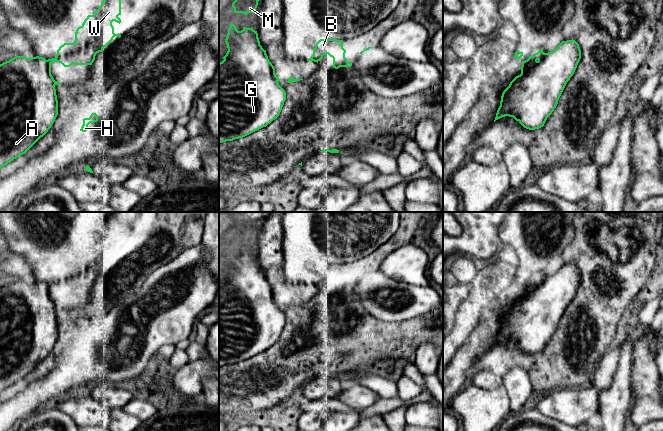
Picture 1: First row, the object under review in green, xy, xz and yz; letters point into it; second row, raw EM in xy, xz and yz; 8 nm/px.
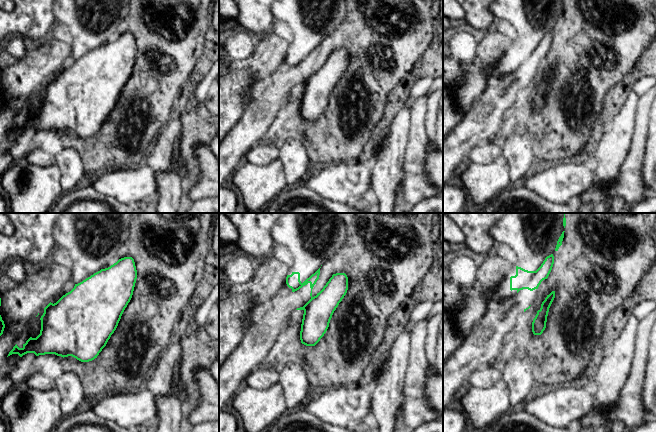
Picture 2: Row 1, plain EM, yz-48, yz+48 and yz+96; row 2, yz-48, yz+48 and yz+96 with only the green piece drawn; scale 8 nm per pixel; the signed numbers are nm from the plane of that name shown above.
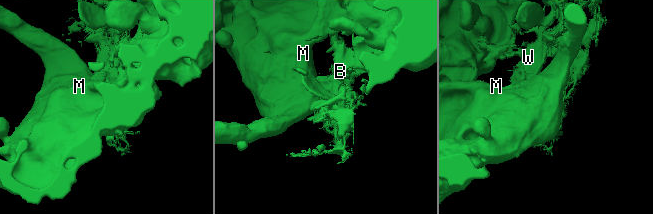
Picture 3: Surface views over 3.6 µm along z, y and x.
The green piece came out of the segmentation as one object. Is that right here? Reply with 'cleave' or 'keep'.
cleave

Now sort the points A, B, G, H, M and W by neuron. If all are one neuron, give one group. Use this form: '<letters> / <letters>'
A G M / B H W

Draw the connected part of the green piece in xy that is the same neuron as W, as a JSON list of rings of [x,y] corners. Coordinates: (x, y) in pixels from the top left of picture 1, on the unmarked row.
[[[112,212],[100,231],[95,235],[93,239],[88,239],[83,248],[77,252],[75,256],[74,267],[64,267],[57,274],[55,282],[48,283],[48,292],[51,297],[51,287],[56,285],[61,287],[64,291],[70,291],[74,289],[92,289],[97,277],[102,276],[115,260],[121,261],[121,259],[114,257],[114,251],[112,246],[121,247],[121,243],[118,241],[121,239],[121,223],[115,212]]]

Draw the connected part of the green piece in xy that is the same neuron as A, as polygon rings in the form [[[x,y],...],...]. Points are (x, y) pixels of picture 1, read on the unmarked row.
[[[16,280],[0,288],[0,393],[43,361],[57,339],[55,304],[45,282]]]

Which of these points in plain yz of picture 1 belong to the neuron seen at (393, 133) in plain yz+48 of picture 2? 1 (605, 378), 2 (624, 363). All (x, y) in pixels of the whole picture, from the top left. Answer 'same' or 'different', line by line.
1: different
2: same

